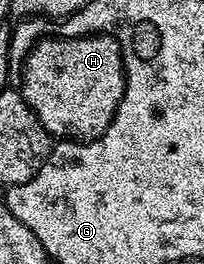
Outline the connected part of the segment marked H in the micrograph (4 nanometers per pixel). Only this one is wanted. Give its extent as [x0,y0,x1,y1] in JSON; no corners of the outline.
[19,36,125,136]

